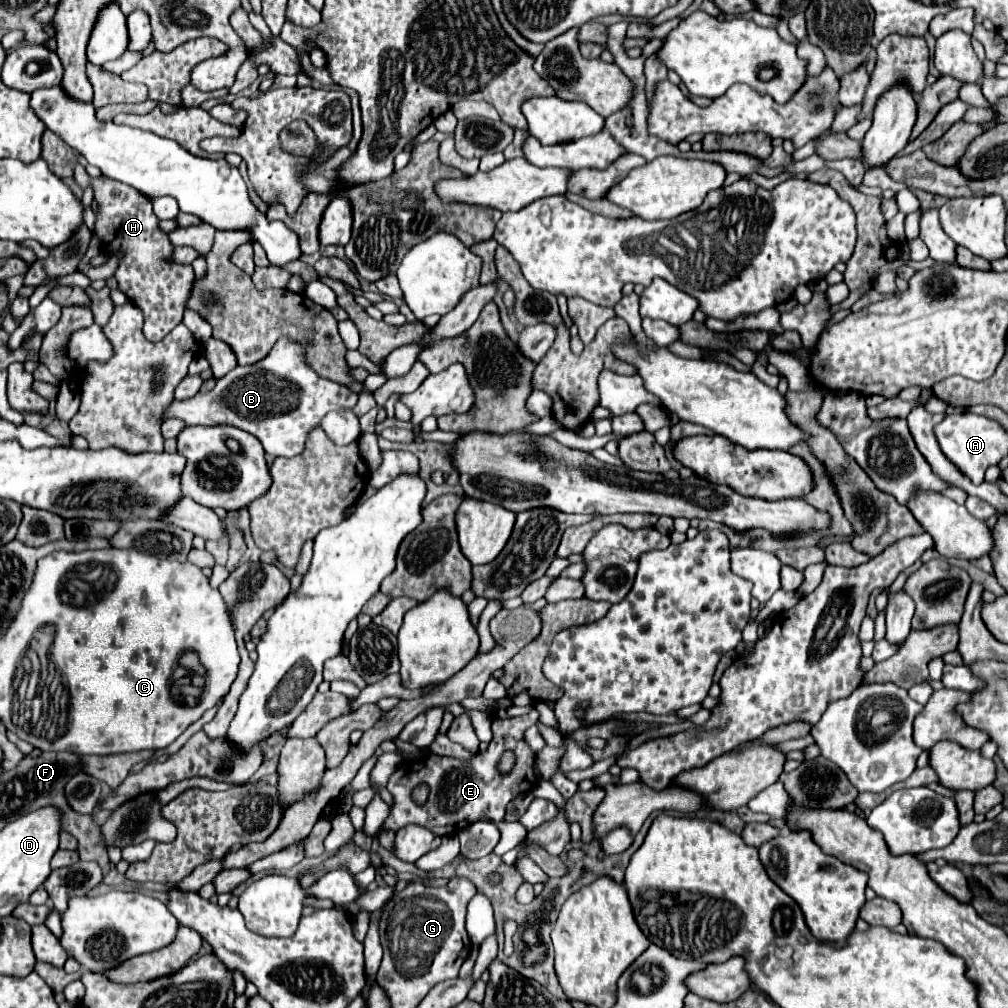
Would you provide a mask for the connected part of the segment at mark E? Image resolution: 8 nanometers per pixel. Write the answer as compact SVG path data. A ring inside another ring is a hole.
M510 706L508 710L498 710L494 716L502 716L502 720L496 720L496 722L502 722L502 726L492 728L494 738L488 750L478 752L472 760L458 760L458 758L430 754L416 762L402 762L388 780L388 792L394 798L394 808L390 810L382 828L396 832L402 826L418 824L432 830L436 836L454 836L458 834L458 830L464 830L466 826L482 818L502 822L508 802L516 794L532 790L536 786L534 752L526 744L524 732L536 724L538 712L534 706L528 706L528 708ZM506 750L514 752L516 762L508 774L500 774L496 766L500 762L500 756ZM420 784L426 784L430 788L426 804L416 804L412 800L412 790Z

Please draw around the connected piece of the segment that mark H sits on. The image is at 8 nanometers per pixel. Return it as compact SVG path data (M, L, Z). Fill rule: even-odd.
M76 166L74 178L82 188L90 184L94 186L94 198L100 206L100 214L96 216L96 232L102 238L104 250L108 254L124 252L124 258L114 274L120 292L124 292L126 298L144 312L144 336L152 342L162 340L176 324L182 322L188 290L194 282L192 266L168 262L174 246L170 244L168 234L158 228L158 218L152 212L150 198L142 198L138 190L130 190L130 186L114 182L106 176L90 178L84 166Z

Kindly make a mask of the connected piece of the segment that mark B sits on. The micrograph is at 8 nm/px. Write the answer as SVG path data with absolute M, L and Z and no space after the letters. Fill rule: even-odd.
M282 336L272 352L256 364L236 366L226 376L218 378L216 386L208 392L198 392L186 400L172 400L162 420L178 418L184 424L230 424L260 440L266 454L294 458L304 450L306 434L320 424L332 410L354 408L358 394L342 384L318 376L306 362L304 344L290 336Z

